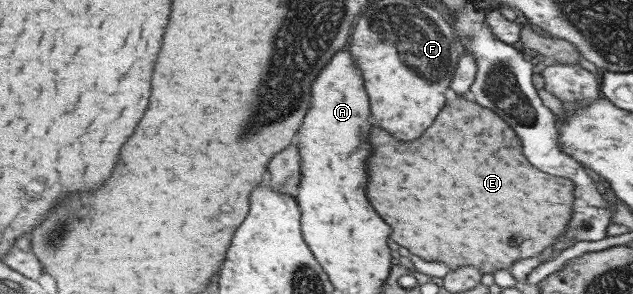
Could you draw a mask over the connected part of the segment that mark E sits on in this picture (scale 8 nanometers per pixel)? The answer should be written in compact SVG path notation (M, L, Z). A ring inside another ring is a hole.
M457 96L457 100L449 100L447 108L439 114L439 120L435 120L435 124L419 138L413 142L399 142L397 138L393 138L387 130L375 126L371 132L371 142L373 142L373 156L369 158L369 186L367 186L367 196L371 200L371 204L375 204L375 210L393 226L393 240L399 242L401 246L409 248L411 254L417 255L423 260L437 260L443 262L449 270L457 269L463 264L473 264L484 273L492 274L497 269L505 268L510 270L513 263L519 259L527 257L537 257L547 251L552 245L558 242L560 236L567 231L567 225L571 222L574 214L574 206L578 203L573 190L575 184L571 180L563 180L557 176L549 176L545 172L541 172L539 168L535 168L523 154L523 146L521 146L521 138L515 134L515 130L491 108L481 106L475 100L469 100L465 96ZM389 178L407 178L407 188L399 186L401 180L389 180ZM389 184L391 188L399 186L399 190L403 188L403 192L393 192L389 194Z

